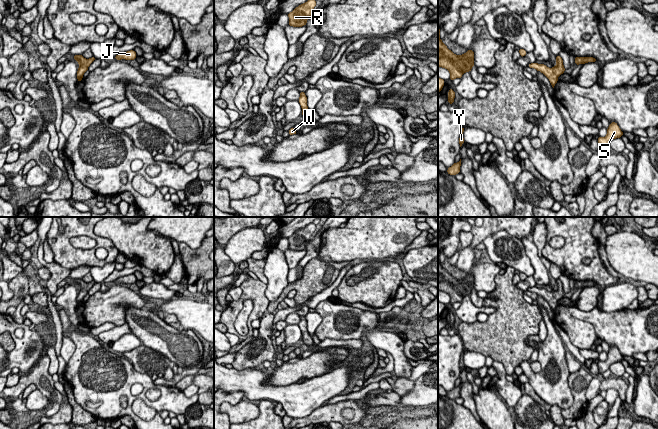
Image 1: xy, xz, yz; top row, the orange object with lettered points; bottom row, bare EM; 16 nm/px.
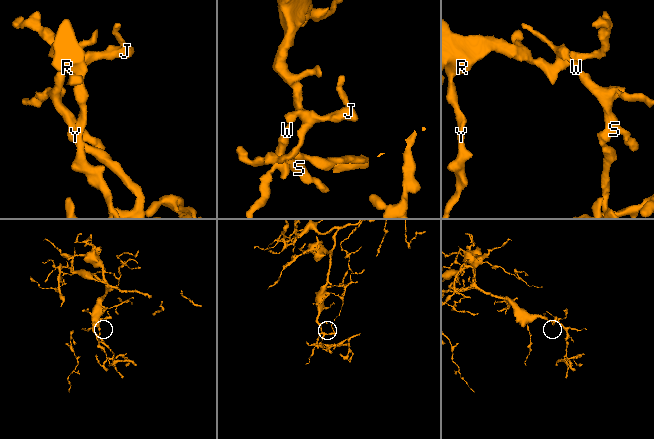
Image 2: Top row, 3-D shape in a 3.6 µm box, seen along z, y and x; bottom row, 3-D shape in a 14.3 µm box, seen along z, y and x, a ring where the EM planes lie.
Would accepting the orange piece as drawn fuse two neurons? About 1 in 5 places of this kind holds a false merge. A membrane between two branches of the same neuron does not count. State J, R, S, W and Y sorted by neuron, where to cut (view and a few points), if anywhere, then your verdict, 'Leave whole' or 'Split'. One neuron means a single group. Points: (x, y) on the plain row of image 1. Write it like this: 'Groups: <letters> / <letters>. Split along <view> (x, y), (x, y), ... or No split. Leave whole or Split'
Groups: J R S W Y. No split. Leave whole

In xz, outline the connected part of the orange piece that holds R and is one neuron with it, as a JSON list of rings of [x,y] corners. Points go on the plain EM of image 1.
[[[310,223],[304,228],[296,231],[292,236],[288,237],[289,250],[302,251],[307,247],[308,242],[313,237],[316,230],[316,224]]]

